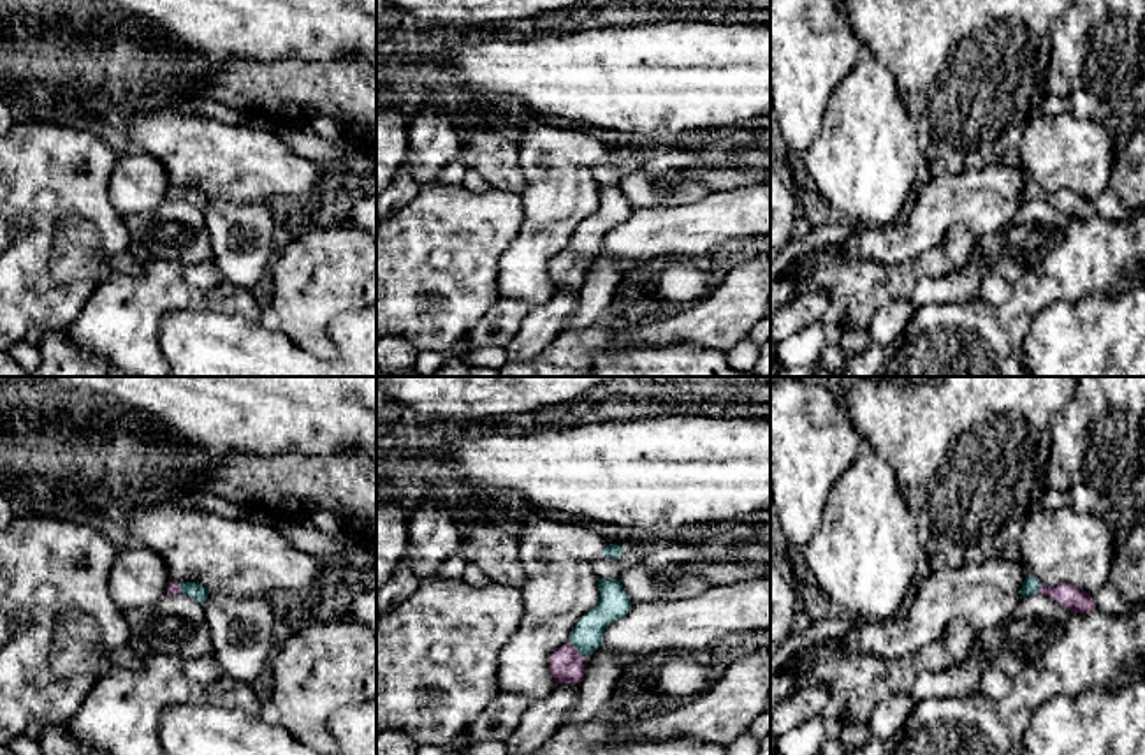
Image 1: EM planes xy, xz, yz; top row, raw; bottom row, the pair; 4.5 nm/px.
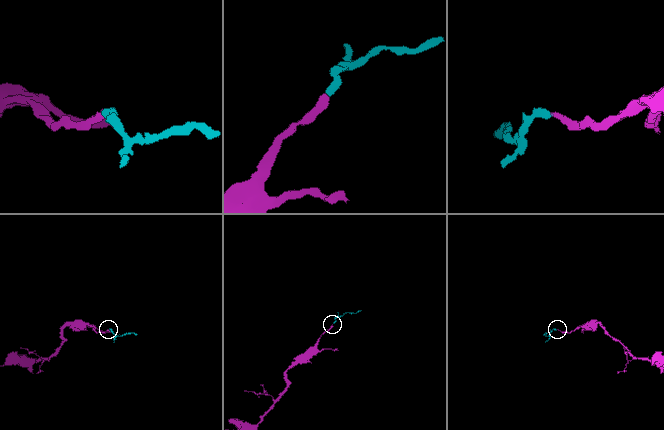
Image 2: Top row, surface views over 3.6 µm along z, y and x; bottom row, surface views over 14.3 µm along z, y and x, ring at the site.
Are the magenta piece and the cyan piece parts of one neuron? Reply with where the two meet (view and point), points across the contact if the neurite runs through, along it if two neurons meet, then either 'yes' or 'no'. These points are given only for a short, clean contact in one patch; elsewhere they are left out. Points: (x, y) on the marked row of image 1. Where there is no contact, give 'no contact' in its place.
xz (574, 648) | across xz (567, 664), (574, 648), (588, 634) | yes

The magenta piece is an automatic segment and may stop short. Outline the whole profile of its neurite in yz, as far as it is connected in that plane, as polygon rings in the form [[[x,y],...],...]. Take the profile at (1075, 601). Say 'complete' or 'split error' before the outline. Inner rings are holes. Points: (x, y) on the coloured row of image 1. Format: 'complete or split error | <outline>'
split error | [[[1027,575],[1022,584],[1020,595],[1029,597],[1032,593],[1041,593],[1059,602],[1071,612],[1089,614],[1092,609],[1096,609],[1092,597],[1085,591],[1080,591],[1069,584],[1047,586],[1039,583],[1036,577]]]

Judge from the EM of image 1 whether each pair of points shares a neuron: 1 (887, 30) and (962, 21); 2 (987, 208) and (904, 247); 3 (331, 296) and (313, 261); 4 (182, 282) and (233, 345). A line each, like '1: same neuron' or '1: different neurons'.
1: same neuron
2: same neuron
3: same neuron
4: different neurons

